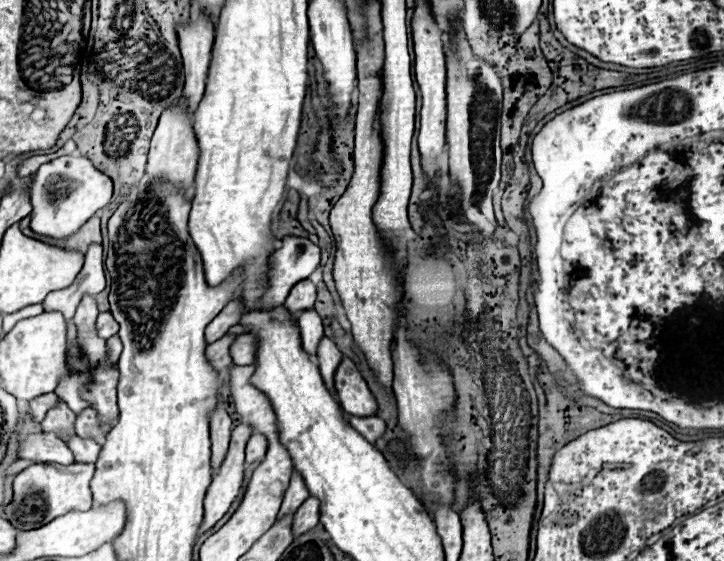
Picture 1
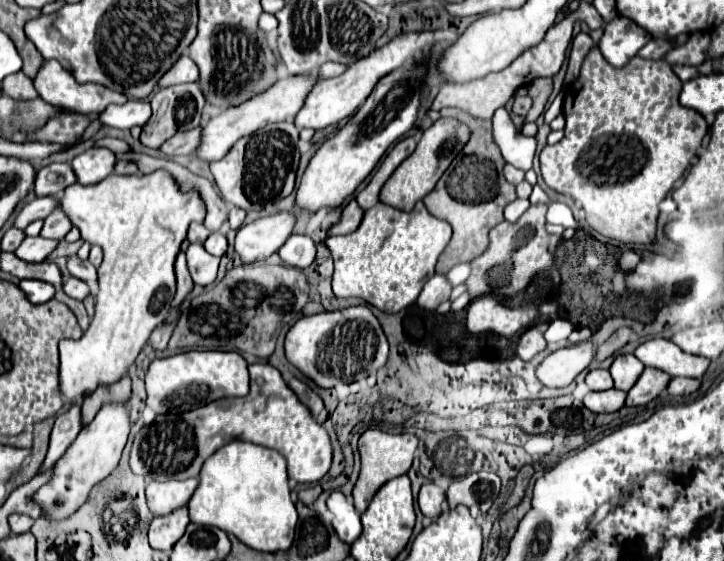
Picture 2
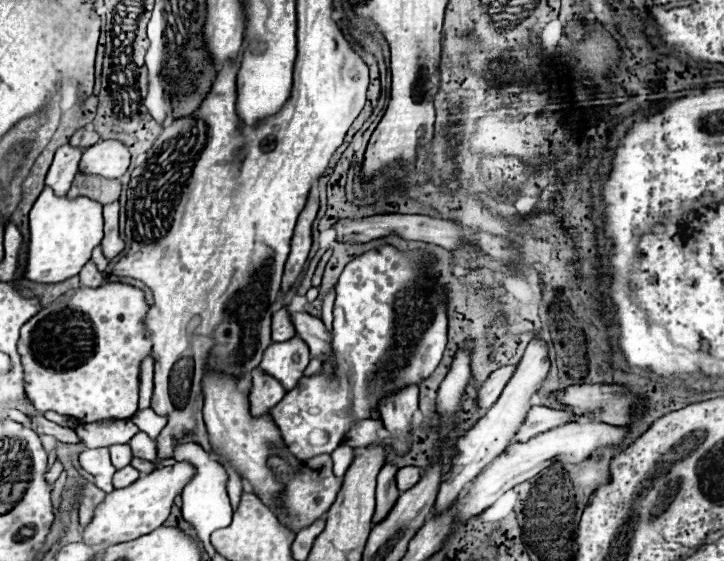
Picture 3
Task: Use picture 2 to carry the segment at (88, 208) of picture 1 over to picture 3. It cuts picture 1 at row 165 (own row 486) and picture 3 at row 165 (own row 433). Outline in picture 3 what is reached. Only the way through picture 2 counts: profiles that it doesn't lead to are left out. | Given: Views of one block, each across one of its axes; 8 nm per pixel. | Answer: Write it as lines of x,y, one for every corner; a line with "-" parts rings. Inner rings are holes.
100,140
82,154
80,172
102,178
120,178
130,166
130,150
120,140

